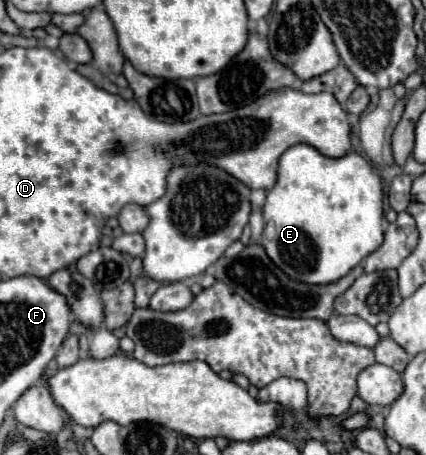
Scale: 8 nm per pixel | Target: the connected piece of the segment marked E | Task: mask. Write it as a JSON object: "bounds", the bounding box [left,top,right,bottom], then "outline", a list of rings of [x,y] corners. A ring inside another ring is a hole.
{"bounds":[261,143,383,285],"outline":[[[299,143],[289,147],[279,159],[279,177],[275,187],[267,193],[263,207],[265,231],[261,245],[271,261],[283,269],[289,277],[297,277],[303,283],[327,285],[345,277],[355,265],[359,265],[369,253],[379,249],[383,241],[383,189],[381,177],[359,153],[349,151],[343,157],[325,157],[311,145]]]}

